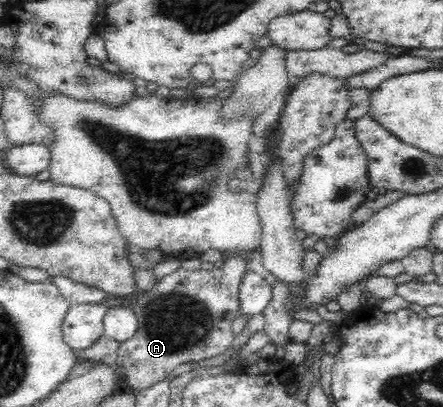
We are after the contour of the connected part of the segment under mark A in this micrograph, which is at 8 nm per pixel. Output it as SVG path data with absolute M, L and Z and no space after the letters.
M231 256L211 271L189 271L179 268L159 279L153 289L139 294L137 303L129 303L138 319L137 331L127 341L119 343L117 351L110 358L113 365L117 366L119 374L125 379L125 383L134 391L141 391L158 381L170 378L173 369L181 363L211 359L233 347L236 336L231 330L231 325L237 316L237 307L239 307L237 291L245 269L245 260L241 256Z

